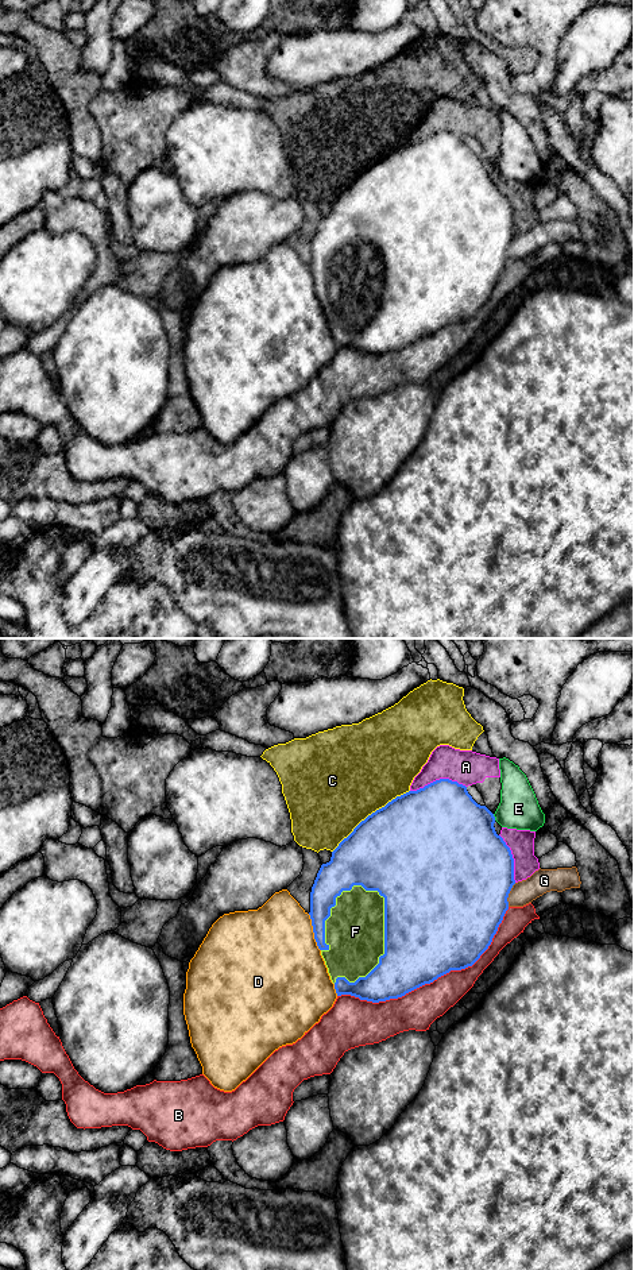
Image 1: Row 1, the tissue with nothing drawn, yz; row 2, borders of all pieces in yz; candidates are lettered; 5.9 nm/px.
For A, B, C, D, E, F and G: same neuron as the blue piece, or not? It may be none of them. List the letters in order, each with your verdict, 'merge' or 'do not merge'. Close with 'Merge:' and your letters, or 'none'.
A: do not merge
B: do not merge
C: do not merge
D: do not merge
E: do not merge
F: merge
G: do not merge
Merge: F

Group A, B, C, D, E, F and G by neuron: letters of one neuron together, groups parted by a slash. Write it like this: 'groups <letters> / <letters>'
groups A / B / C / D / E / F / G

